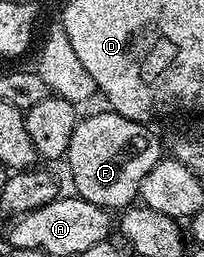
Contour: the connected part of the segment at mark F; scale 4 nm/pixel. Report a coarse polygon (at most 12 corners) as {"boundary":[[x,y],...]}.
{"boundary":[[81,117],[66,163],[79,197],[127,207],[162,160],[143,122]]}

